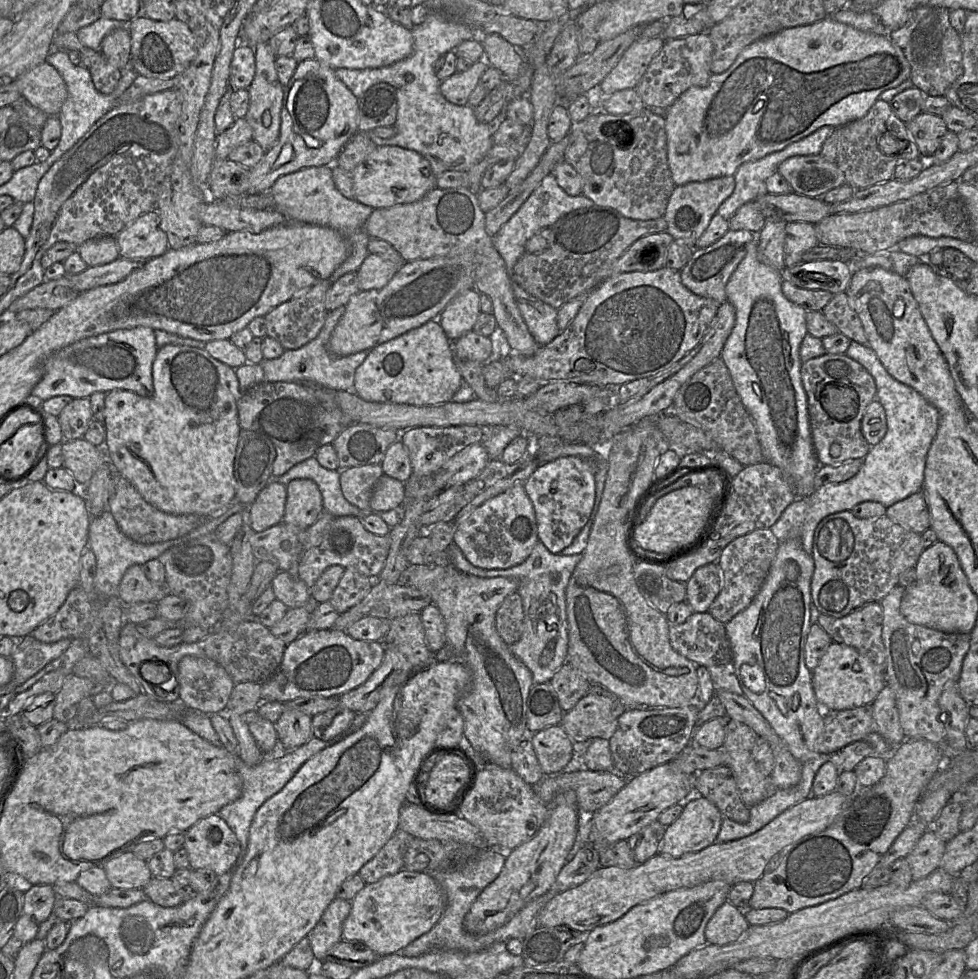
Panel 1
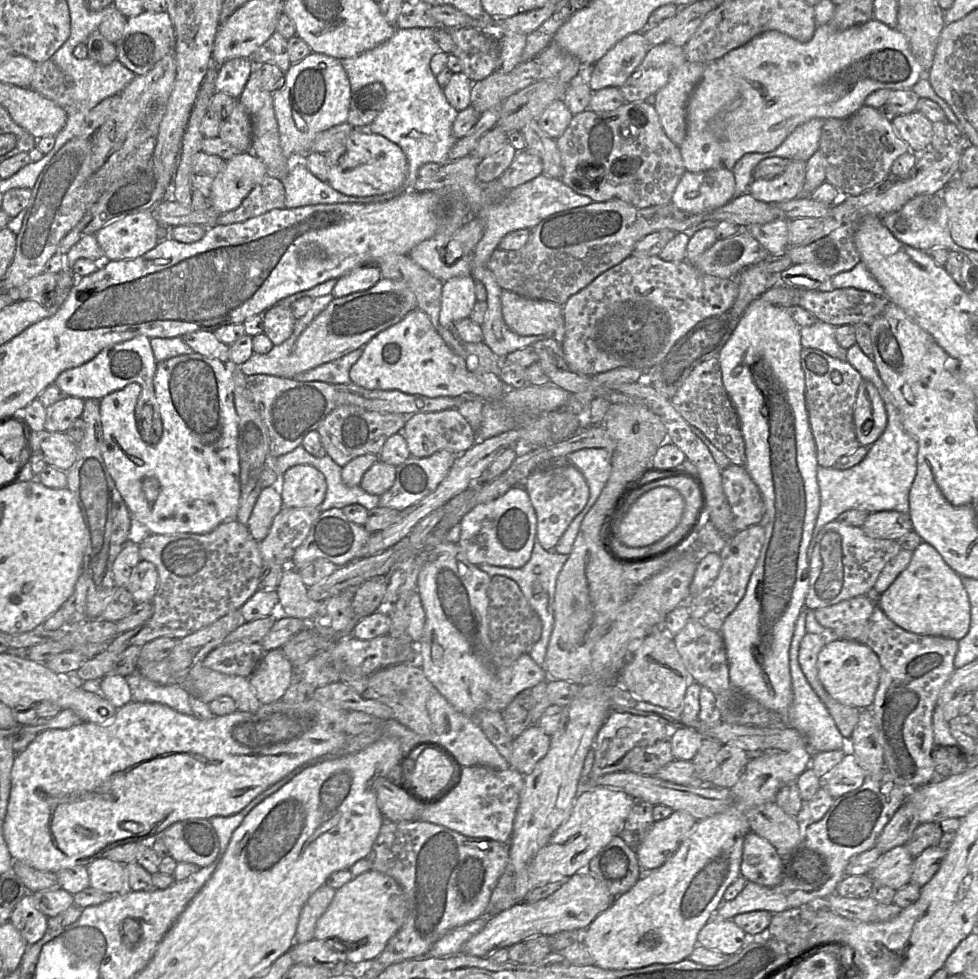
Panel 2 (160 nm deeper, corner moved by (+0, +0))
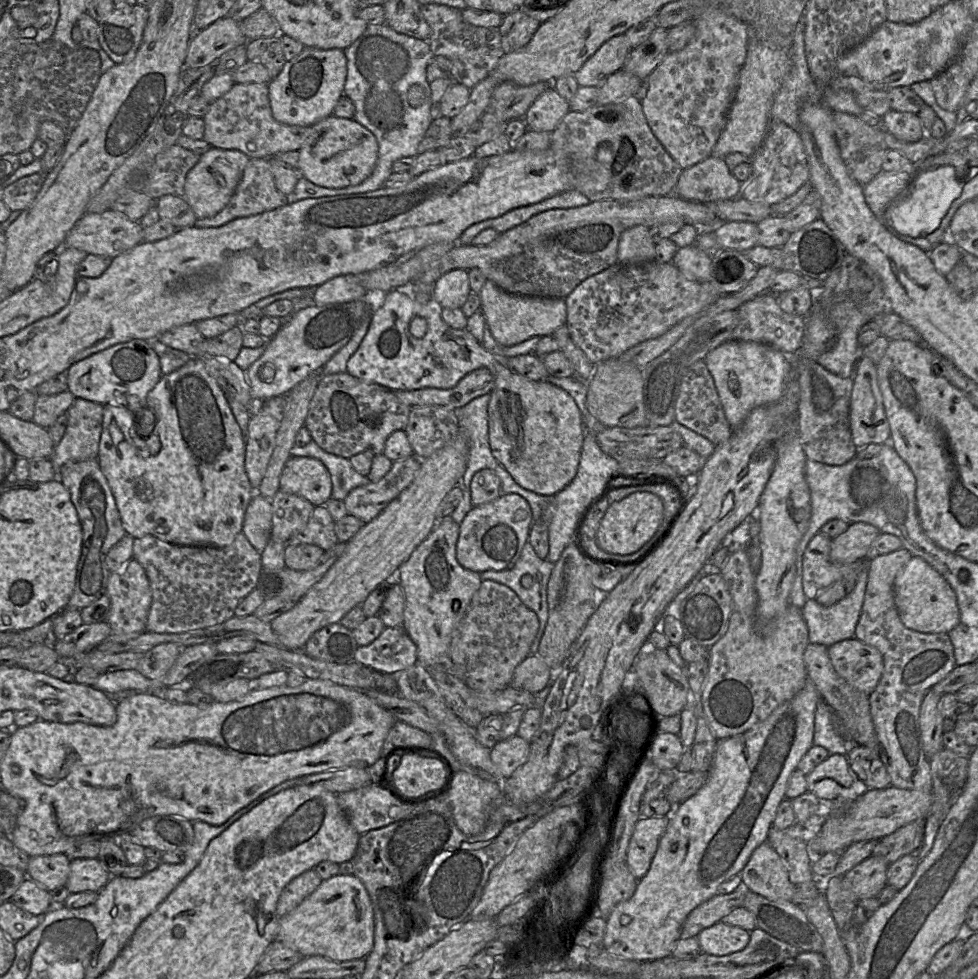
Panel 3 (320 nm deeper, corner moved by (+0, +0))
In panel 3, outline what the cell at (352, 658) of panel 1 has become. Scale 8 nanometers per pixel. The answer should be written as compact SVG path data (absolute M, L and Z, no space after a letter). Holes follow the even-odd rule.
M386 627L382 634L367 646L358 646L354 661L375 671L393 674L418 663L417 646L403 627Z

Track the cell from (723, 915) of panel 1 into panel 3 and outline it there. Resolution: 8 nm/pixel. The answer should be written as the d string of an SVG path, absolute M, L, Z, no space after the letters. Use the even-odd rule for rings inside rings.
M720 921L703 929L696 938L703 953L725 956L743 950L749 943L750 932Z

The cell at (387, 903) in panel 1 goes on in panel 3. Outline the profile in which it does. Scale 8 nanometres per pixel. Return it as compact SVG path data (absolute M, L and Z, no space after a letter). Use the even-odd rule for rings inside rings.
M338 874L320 886L290 913L279 918L276 940L304 957L322 956L344 962L365 959L373 950L375 922L370 896L355 875Z

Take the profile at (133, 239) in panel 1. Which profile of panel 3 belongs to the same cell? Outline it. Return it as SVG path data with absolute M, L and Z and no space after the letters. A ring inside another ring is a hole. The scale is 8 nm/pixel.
M107 210L102 213L85 213L67 234L63 246L112 259L126 253L142 241L143 227L139 221L132 221L122 213Z

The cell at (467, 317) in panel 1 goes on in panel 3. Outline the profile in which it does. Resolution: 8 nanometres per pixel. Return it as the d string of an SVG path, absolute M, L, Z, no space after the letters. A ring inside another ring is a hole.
M465 269L451 270L435 282L435 300L442 308L461 308L471 292Z

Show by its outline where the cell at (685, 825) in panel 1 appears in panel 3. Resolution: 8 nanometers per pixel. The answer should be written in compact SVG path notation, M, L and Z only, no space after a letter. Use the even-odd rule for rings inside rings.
M668 816L640 817L636 823L629 841L625 862L637 880L647 873L668 821Z

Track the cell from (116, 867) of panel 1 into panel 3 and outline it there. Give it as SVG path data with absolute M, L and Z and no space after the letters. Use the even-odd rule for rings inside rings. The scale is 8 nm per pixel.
M74 858L65 887L70 893L101 891L111 879L111 874L98 858Z

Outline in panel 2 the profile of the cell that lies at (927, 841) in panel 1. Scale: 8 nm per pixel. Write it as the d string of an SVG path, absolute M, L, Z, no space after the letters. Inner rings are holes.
M905 846L894 847L878 858L868 875L874 882L881 882L898 890L911 883L913 860L914 857Z

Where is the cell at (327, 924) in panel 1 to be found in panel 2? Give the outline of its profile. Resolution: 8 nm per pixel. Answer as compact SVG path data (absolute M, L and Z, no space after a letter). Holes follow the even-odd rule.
M325 883L308 898L300 913L295 943L307 943L314 939L316 923L331 904L335 892Z

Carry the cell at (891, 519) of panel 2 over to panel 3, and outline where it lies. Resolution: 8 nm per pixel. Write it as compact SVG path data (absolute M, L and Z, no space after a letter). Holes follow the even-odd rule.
M865 522L850 524L846 531L832 538L830 559L836 564L850 564L867 558L874 539L881 533L875 526Z

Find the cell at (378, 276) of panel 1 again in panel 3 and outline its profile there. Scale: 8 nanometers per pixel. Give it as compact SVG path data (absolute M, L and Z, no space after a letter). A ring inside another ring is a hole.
M357 275L335 277L313 290L314 305L346 303L361 299L367 291Z

